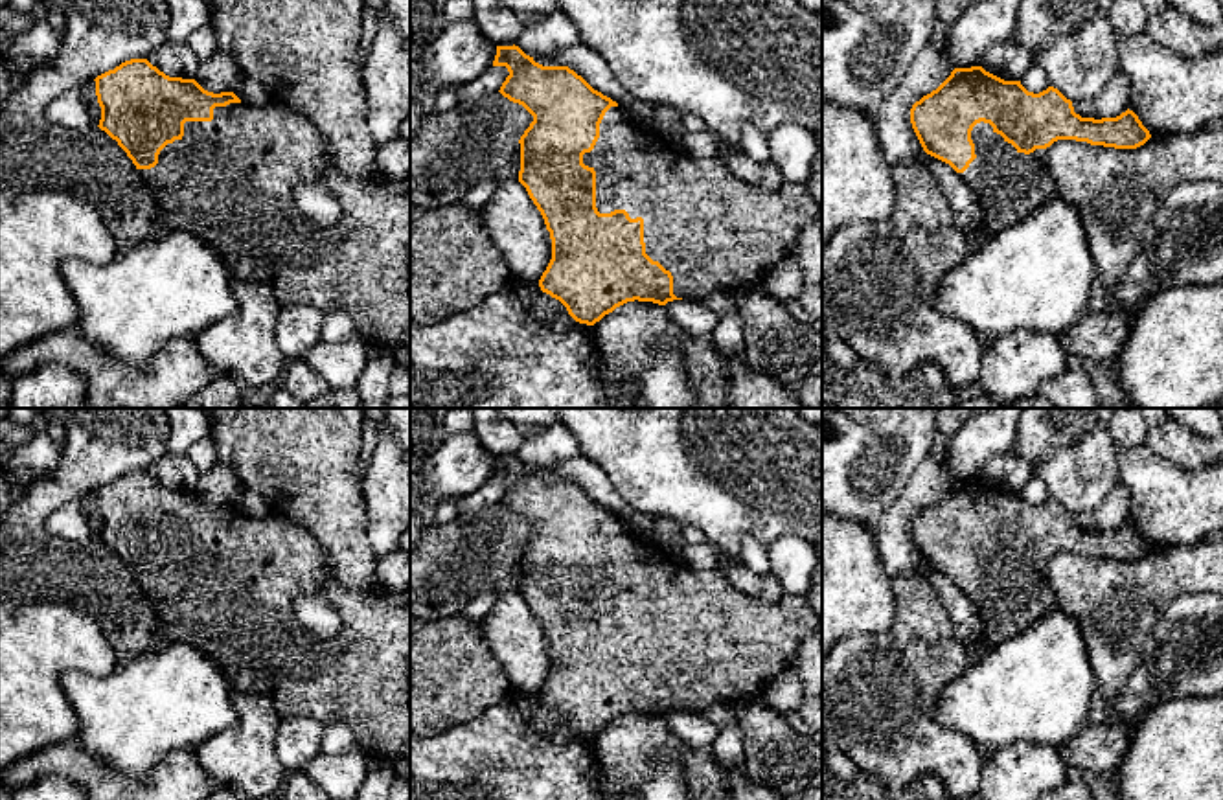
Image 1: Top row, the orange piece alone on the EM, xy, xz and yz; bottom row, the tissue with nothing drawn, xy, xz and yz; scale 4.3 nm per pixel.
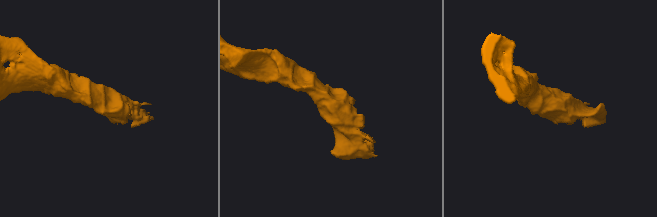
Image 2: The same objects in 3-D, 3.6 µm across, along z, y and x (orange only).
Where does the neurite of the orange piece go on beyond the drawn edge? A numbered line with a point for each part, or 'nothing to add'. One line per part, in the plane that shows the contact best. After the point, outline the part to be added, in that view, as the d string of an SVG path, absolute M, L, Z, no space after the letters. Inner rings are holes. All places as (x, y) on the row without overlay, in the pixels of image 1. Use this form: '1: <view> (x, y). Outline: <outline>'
1: xz (710, 642). Outline: M618 519L605 524L600 550L583 576L596 583L600 625L625 622L631 631L644 631L646 666L671 684L673 706L682 712L701 714L717 701L760 699L804 640L818 631L807 596L778 603L747 596L719 568L697 570L668 559L660 544L633 537Z

